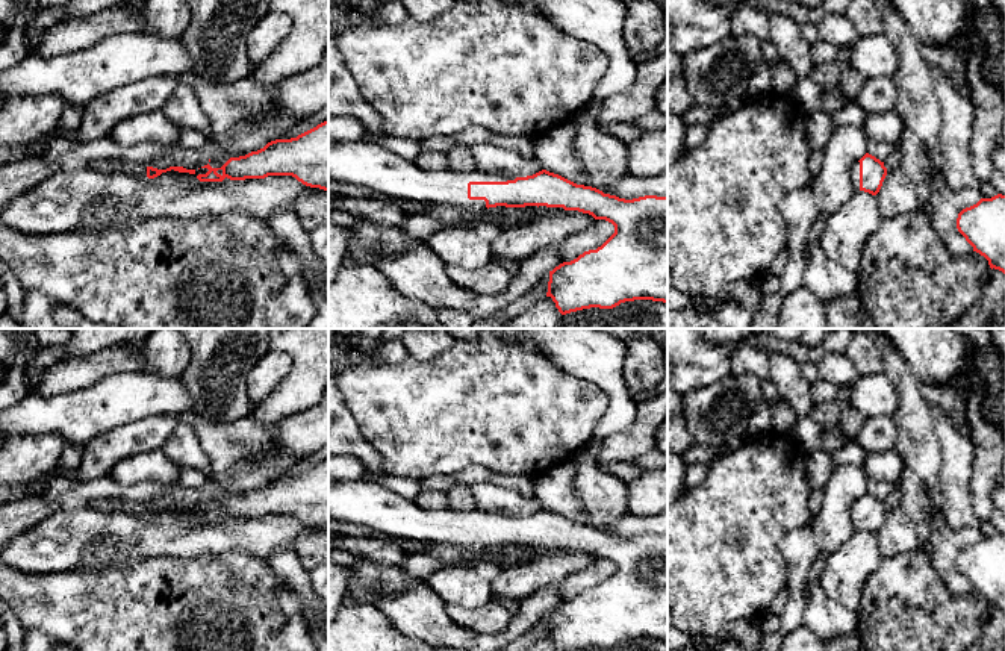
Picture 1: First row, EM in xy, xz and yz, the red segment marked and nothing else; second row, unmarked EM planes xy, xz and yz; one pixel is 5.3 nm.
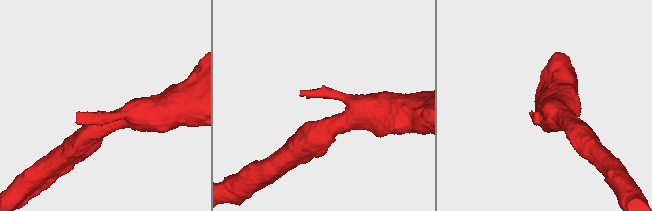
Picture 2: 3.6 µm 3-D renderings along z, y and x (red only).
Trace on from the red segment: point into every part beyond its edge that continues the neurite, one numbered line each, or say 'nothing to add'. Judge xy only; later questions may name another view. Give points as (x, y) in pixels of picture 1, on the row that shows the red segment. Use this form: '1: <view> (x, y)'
1: xy (132, 168)

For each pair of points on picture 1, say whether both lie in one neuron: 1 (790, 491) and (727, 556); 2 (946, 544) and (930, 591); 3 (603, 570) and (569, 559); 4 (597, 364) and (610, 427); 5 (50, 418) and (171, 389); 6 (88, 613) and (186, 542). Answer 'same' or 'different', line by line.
1: same
2: different
3: different
4: same
5: same
6: different

